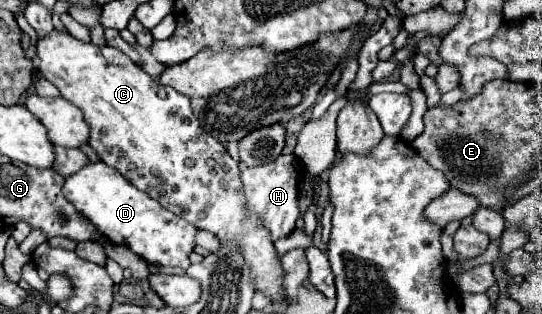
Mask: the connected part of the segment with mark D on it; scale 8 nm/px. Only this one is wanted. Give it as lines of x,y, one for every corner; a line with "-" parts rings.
89,161
77,173
69,175
63,185
65,197
85,215
103,235
117,245
127,245
145,261
157,261
167,267
189,269
189,253
195,247
195,225
163,209
147,193
135,189
117,169
103,161

